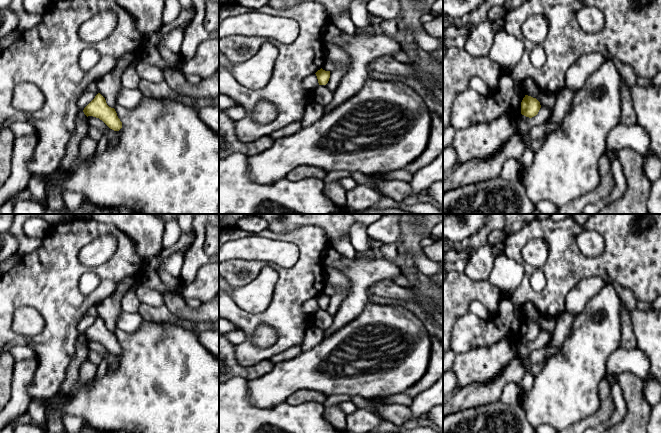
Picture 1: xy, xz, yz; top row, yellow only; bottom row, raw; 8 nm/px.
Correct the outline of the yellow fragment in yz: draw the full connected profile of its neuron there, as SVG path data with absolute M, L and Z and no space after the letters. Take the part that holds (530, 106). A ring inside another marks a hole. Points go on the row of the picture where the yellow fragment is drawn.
M525 95L521 102L521 114L529 118L536 116L540 108L540 102L528 95Z

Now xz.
M322 68L316 73L319 85L326 85L330 78L330 71L325 71Z

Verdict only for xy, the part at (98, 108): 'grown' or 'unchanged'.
unchanged

